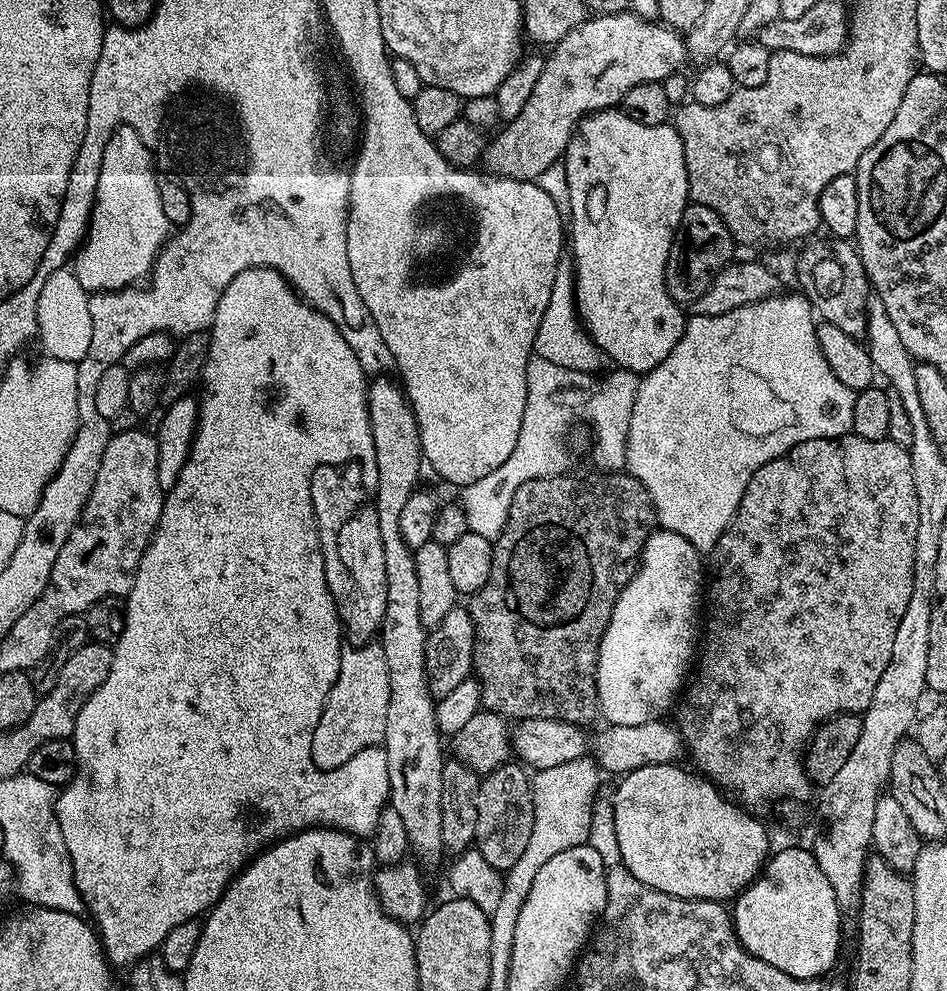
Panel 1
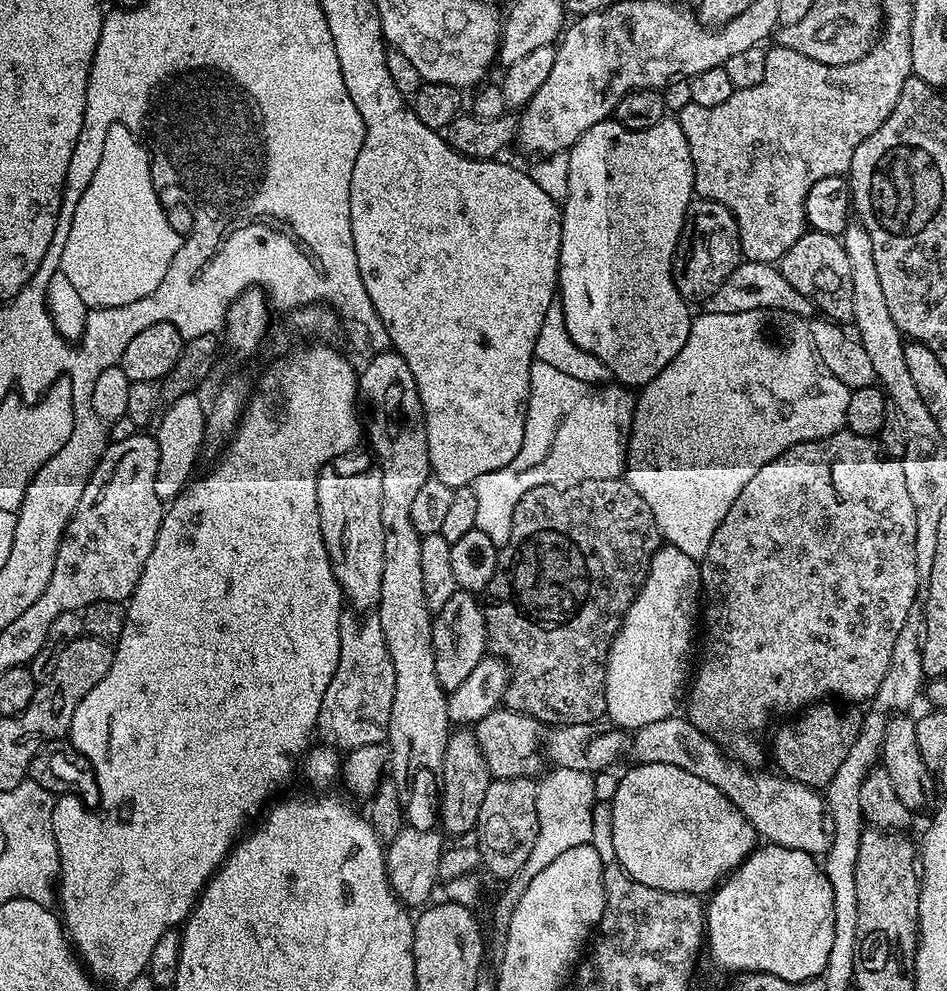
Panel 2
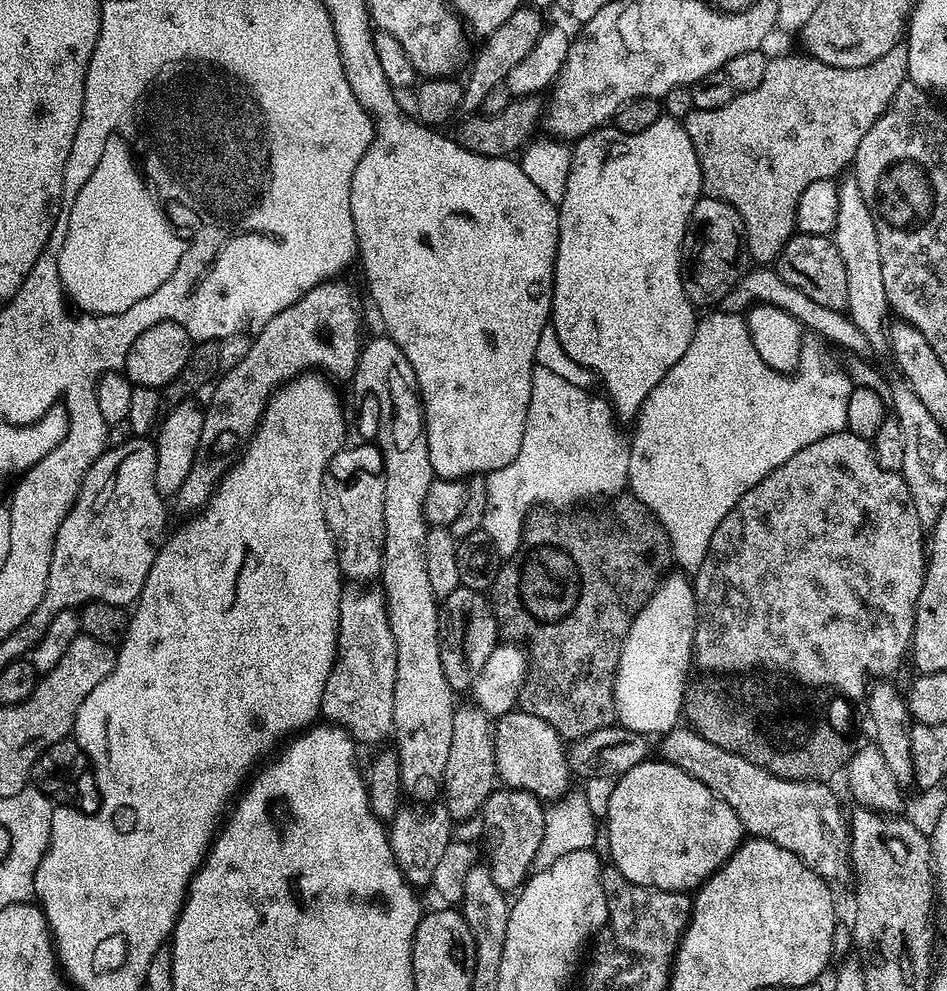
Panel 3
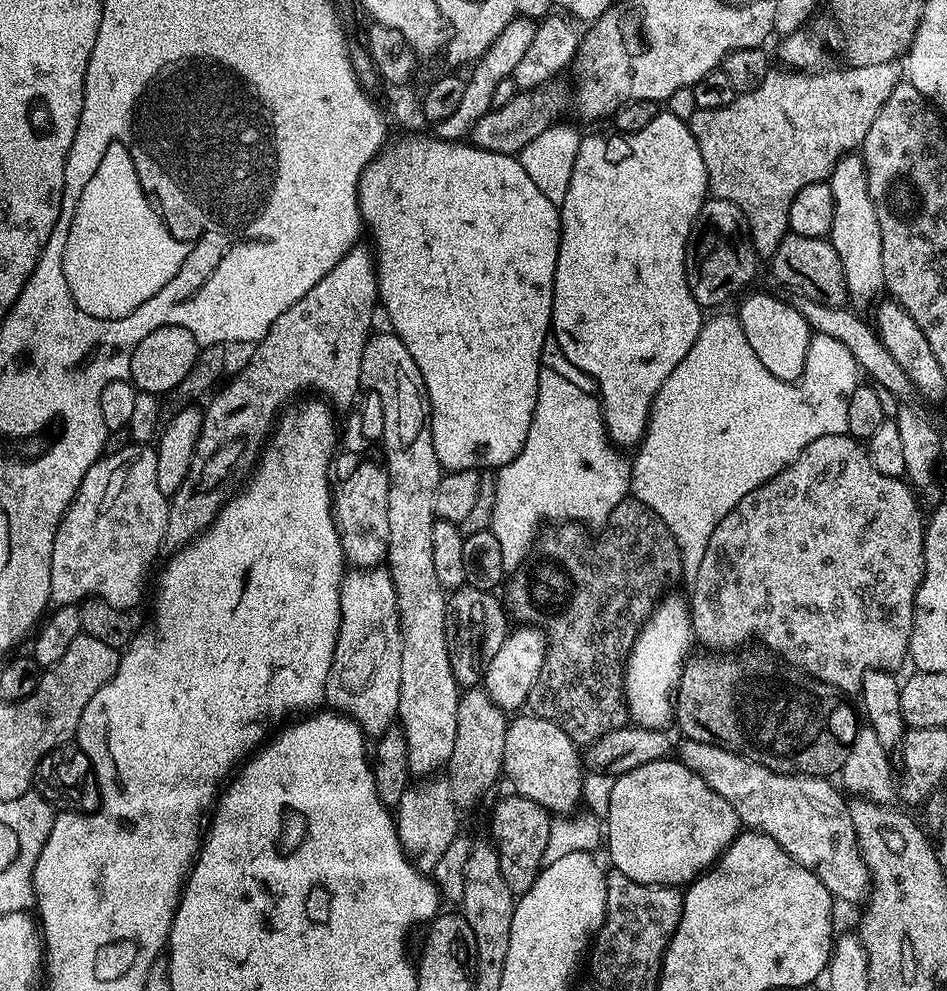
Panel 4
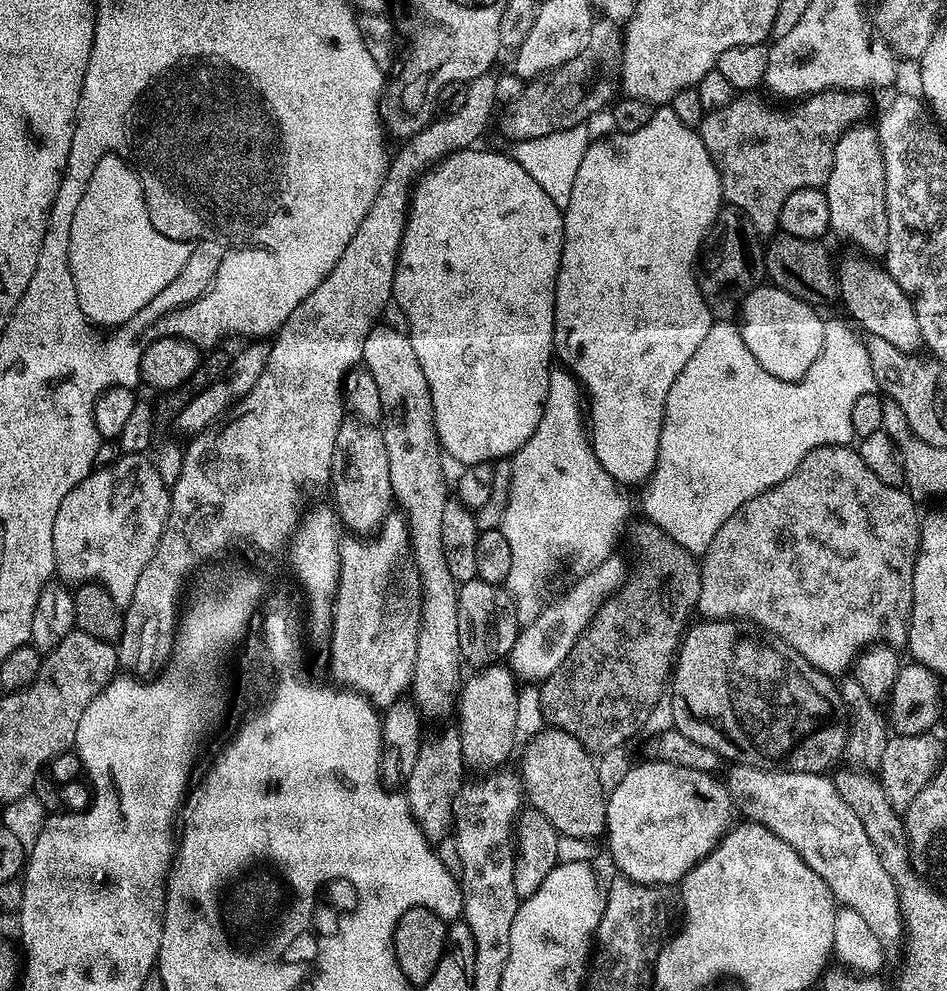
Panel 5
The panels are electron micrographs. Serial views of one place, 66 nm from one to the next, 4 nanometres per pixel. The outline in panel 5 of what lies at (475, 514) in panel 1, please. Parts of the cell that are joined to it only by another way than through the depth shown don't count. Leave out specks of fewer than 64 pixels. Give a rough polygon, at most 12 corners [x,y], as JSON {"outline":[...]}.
{"outline":[[548,374],[511,457],[506,588],[528,600],[563,552],[613,555],[628,500],[598,462],[582,388]]}

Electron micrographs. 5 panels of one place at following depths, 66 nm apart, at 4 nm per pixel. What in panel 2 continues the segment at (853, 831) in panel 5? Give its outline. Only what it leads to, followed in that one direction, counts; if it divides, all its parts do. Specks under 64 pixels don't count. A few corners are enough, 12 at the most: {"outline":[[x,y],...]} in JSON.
{"outline":[[683,715],[635,729],[636,764],[718,786],[761,841],[824,854],[825,797],[733,762]]}

